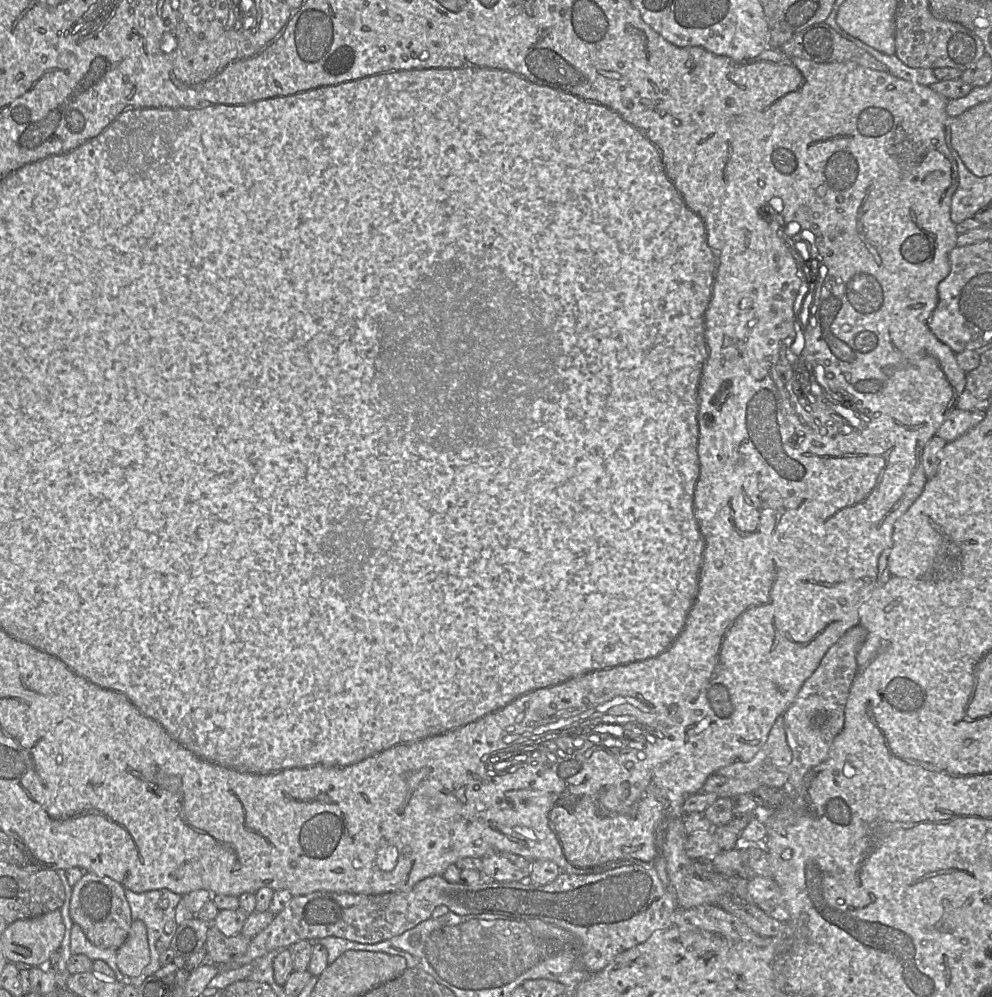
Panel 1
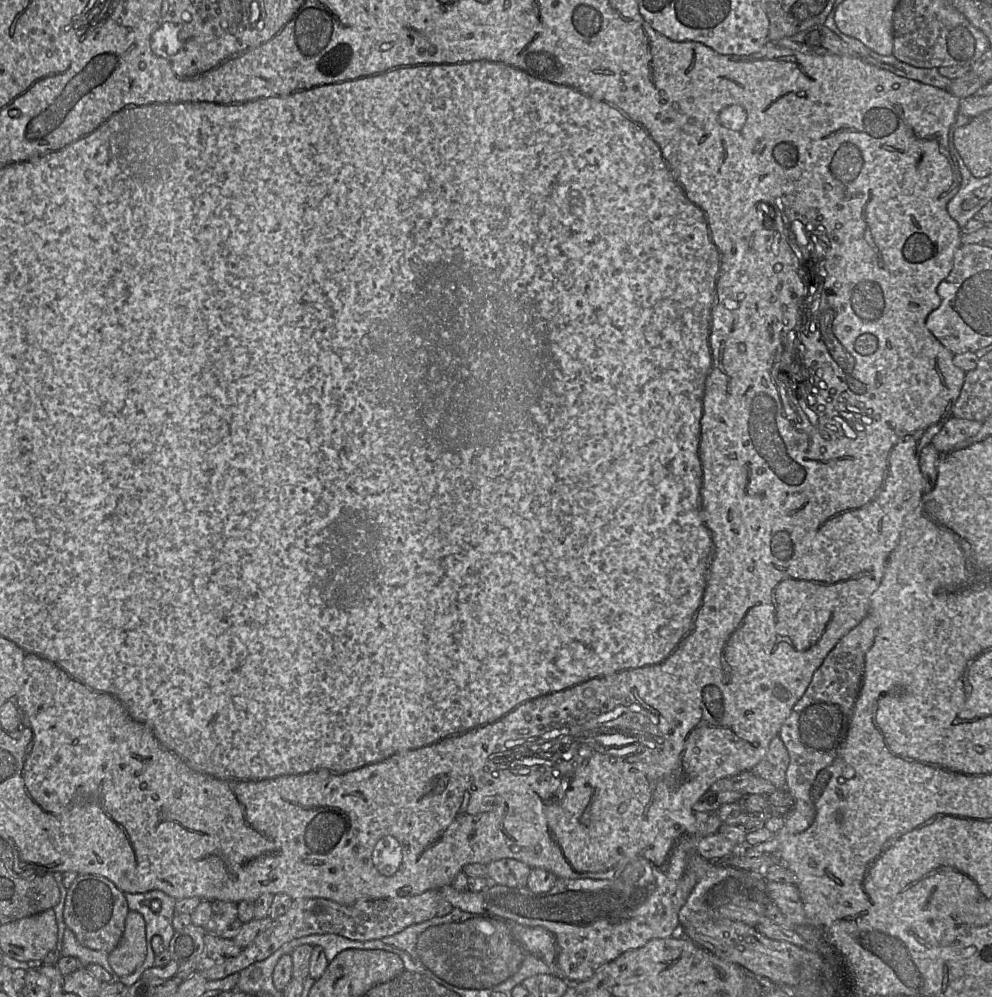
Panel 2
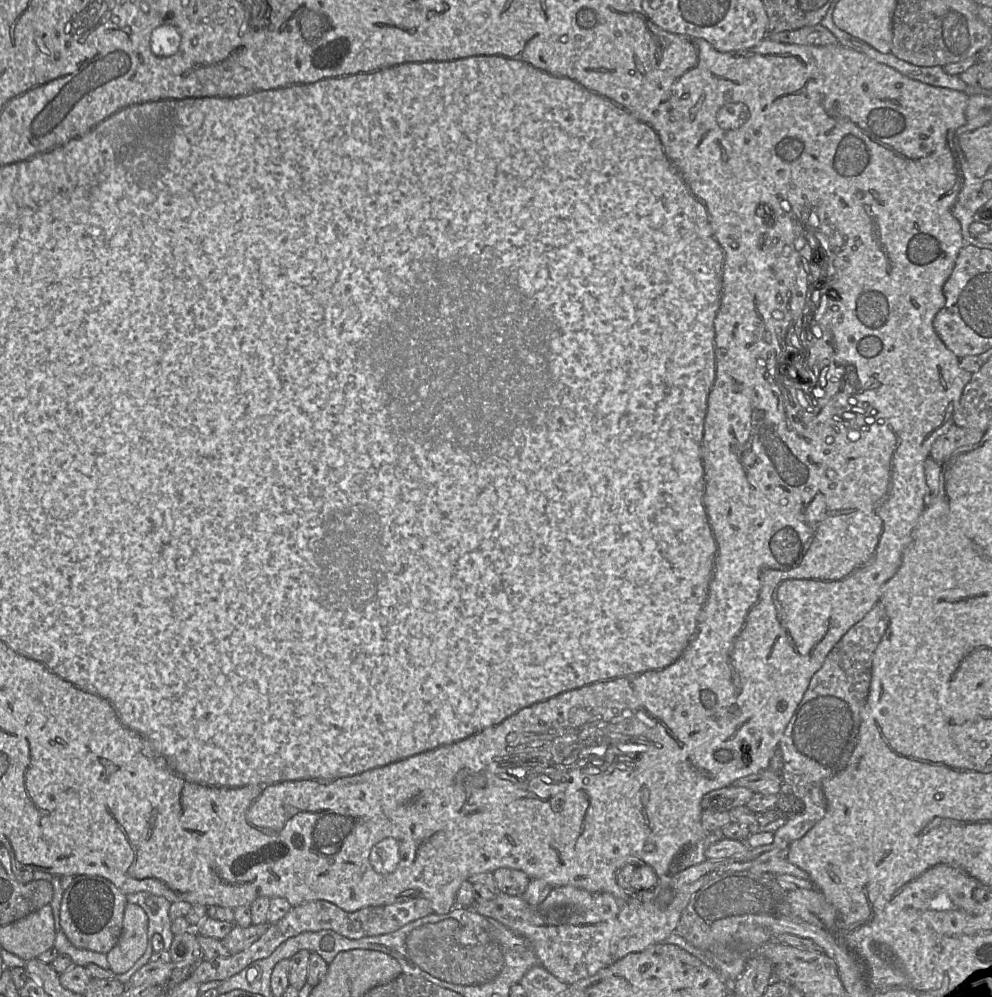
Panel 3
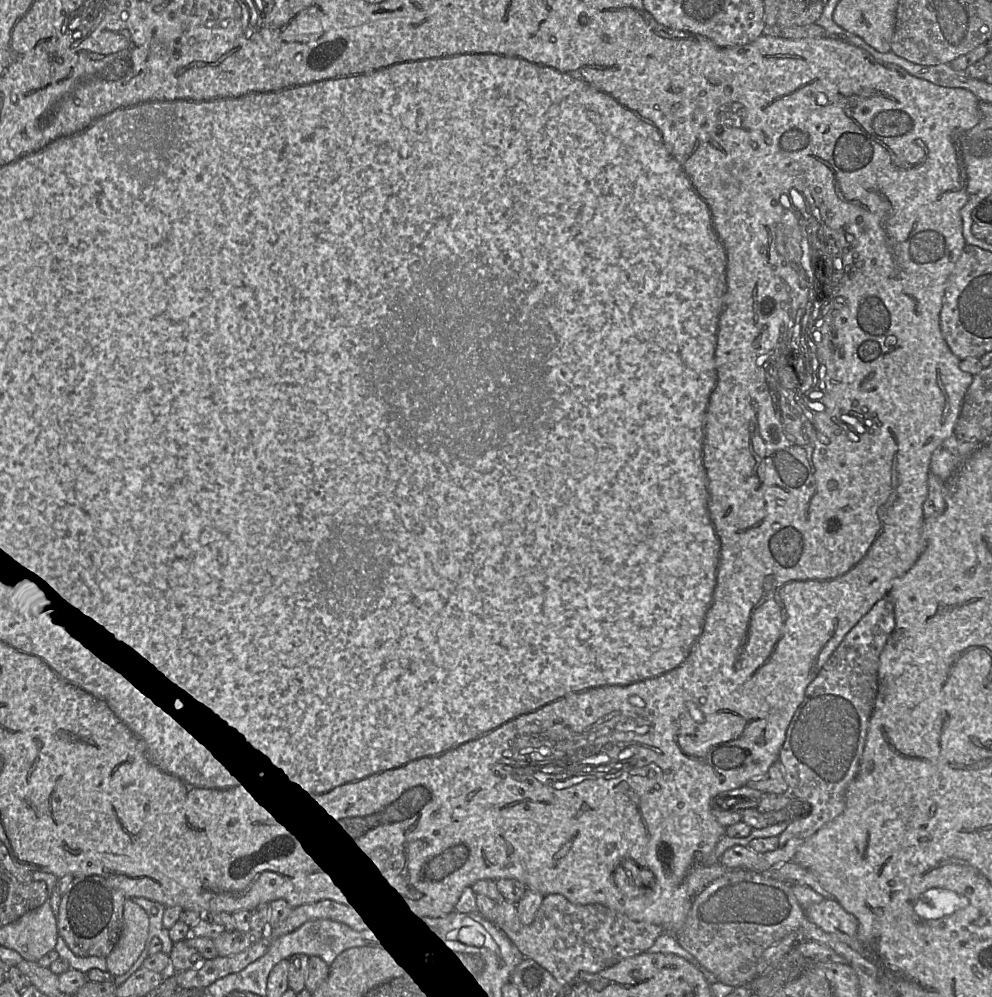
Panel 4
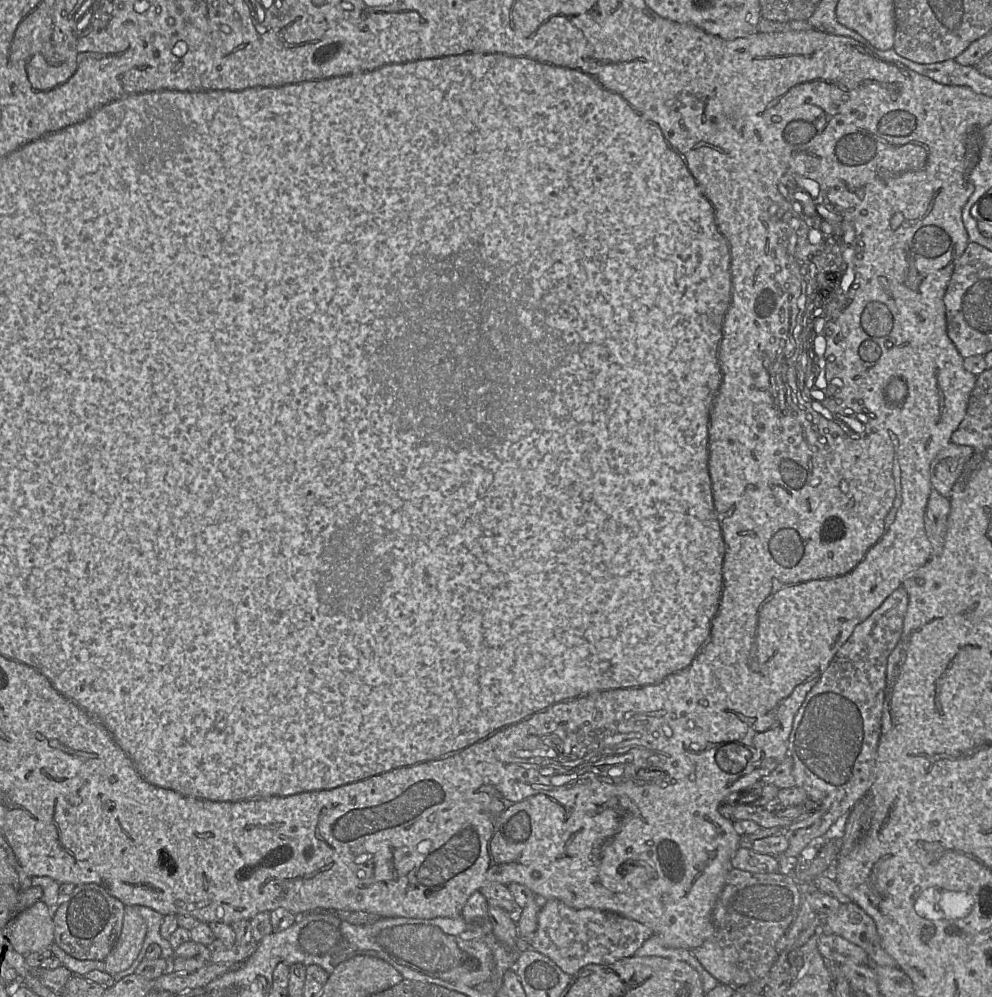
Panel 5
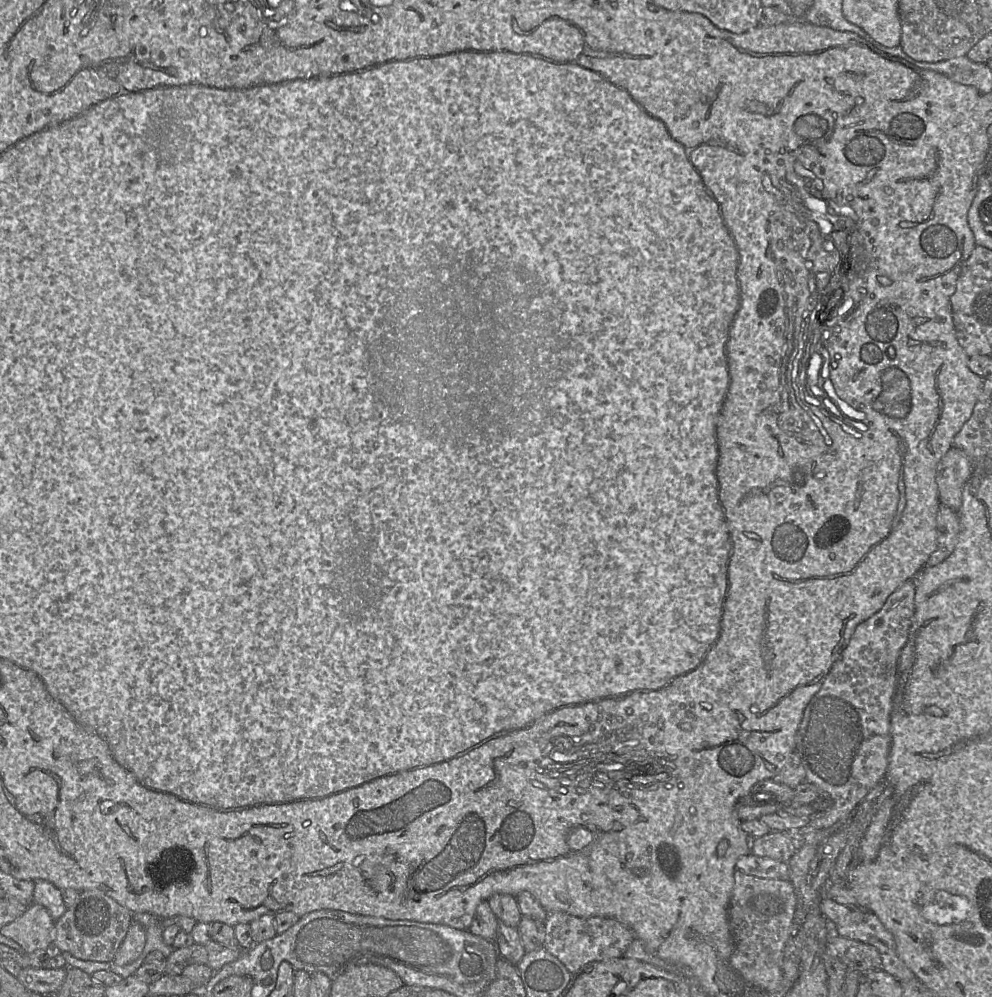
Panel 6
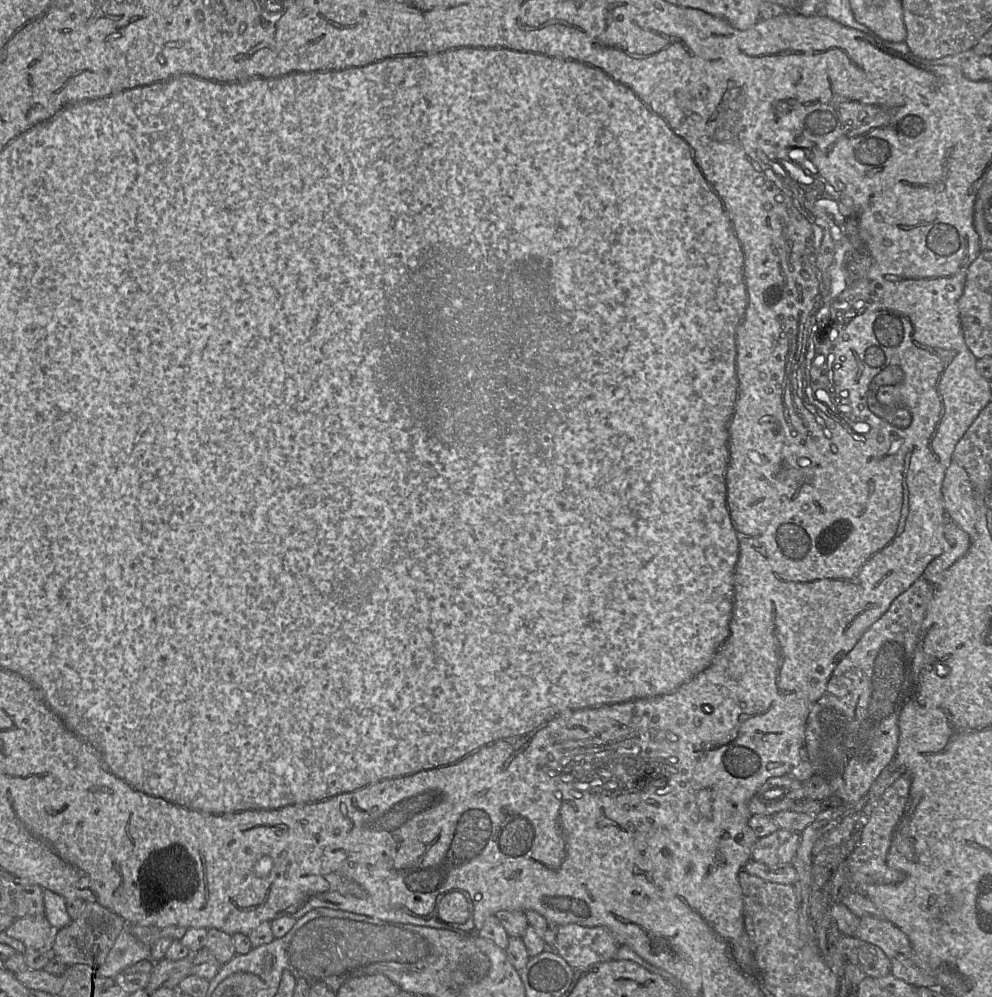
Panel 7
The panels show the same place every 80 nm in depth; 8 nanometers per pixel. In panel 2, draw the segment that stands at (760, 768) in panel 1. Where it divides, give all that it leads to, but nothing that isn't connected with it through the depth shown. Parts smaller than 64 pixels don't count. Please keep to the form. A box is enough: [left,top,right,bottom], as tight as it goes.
[749,735,789,789]

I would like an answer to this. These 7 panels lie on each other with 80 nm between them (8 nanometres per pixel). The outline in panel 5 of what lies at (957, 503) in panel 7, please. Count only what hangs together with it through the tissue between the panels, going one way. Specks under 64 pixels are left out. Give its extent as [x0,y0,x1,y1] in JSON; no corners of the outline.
[930,441,974,499]

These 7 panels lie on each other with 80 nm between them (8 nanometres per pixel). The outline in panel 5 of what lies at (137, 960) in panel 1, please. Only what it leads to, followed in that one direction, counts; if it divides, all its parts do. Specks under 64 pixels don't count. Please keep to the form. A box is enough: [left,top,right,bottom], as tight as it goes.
[104,906,147,976]

